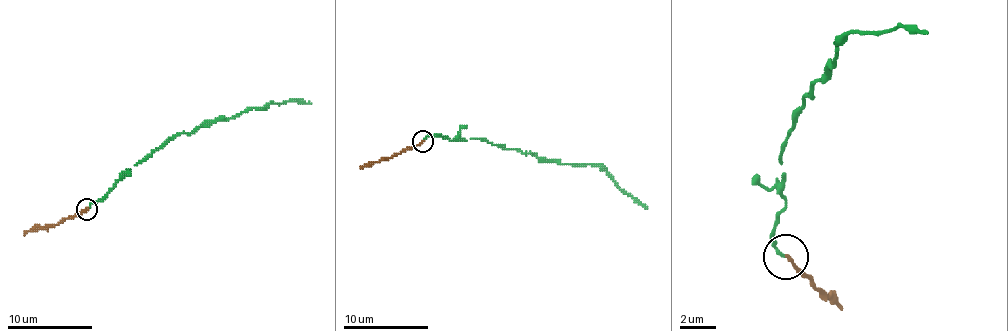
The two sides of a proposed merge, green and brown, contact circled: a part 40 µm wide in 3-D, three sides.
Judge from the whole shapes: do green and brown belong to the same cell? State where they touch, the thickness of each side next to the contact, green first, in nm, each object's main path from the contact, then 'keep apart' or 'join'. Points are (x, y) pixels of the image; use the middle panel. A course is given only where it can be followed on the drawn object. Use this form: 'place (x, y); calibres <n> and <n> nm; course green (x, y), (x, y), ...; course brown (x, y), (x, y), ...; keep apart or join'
place (422, 141); calibres 130 and 170 nm; course green (424, 140), (428, 136), (485, 138), (492, 145), (562, 164), (598, 164), (647, 208); course brown (422, 140), (360, 168); keep apart

